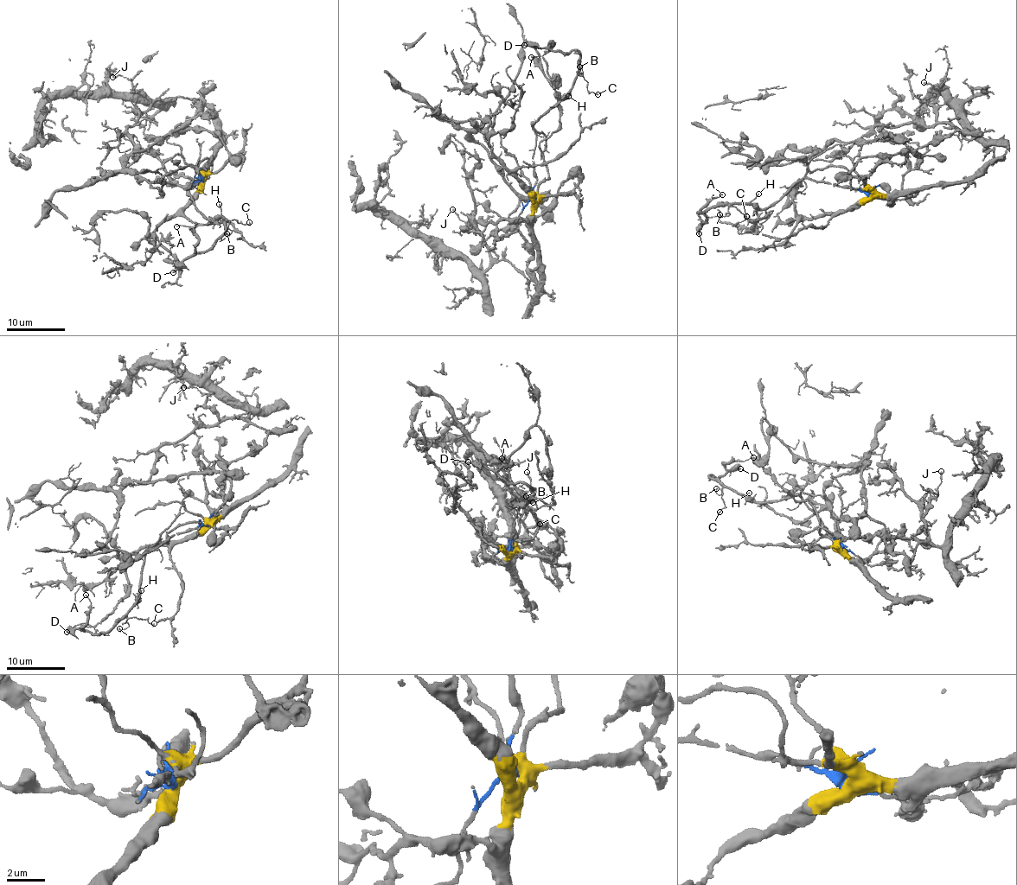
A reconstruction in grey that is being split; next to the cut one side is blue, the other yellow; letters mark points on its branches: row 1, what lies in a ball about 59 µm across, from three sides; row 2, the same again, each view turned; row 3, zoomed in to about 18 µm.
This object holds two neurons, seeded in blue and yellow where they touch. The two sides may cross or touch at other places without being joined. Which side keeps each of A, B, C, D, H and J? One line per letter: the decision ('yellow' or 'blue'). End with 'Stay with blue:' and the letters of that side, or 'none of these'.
A: blue
B: blue
C: blue
D: blue
H: blue
J: yellow
Stay with blue: A, B, C, D, H

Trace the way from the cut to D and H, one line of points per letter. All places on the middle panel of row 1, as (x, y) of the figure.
D: (533, 200), (537, 181), (532, 161), (533, 124), (572, 87), (579, 56), (574, 51), (524, 45)
H: (533, 200), (534, 184), (537, 181), (532, 161), (535, 135), (533, 124), (571, 92), (569, 96)

